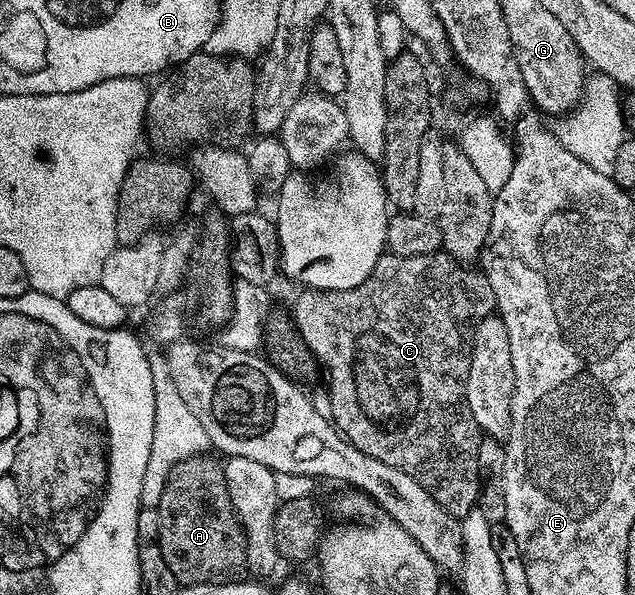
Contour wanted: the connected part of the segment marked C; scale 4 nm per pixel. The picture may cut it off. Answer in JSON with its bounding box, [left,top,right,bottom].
[293,250,496,518]

